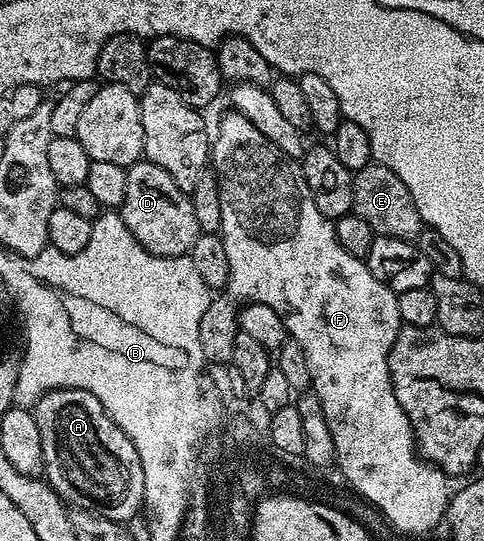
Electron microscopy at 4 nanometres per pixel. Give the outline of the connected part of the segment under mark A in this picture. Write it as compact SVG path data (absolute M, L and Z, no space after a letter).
M54 389L35 404L33 412L37 431L41 431L45 480L63 502L120 523L127 523L138 509L144 508L137 447L113 423L97 395L80 389Z

